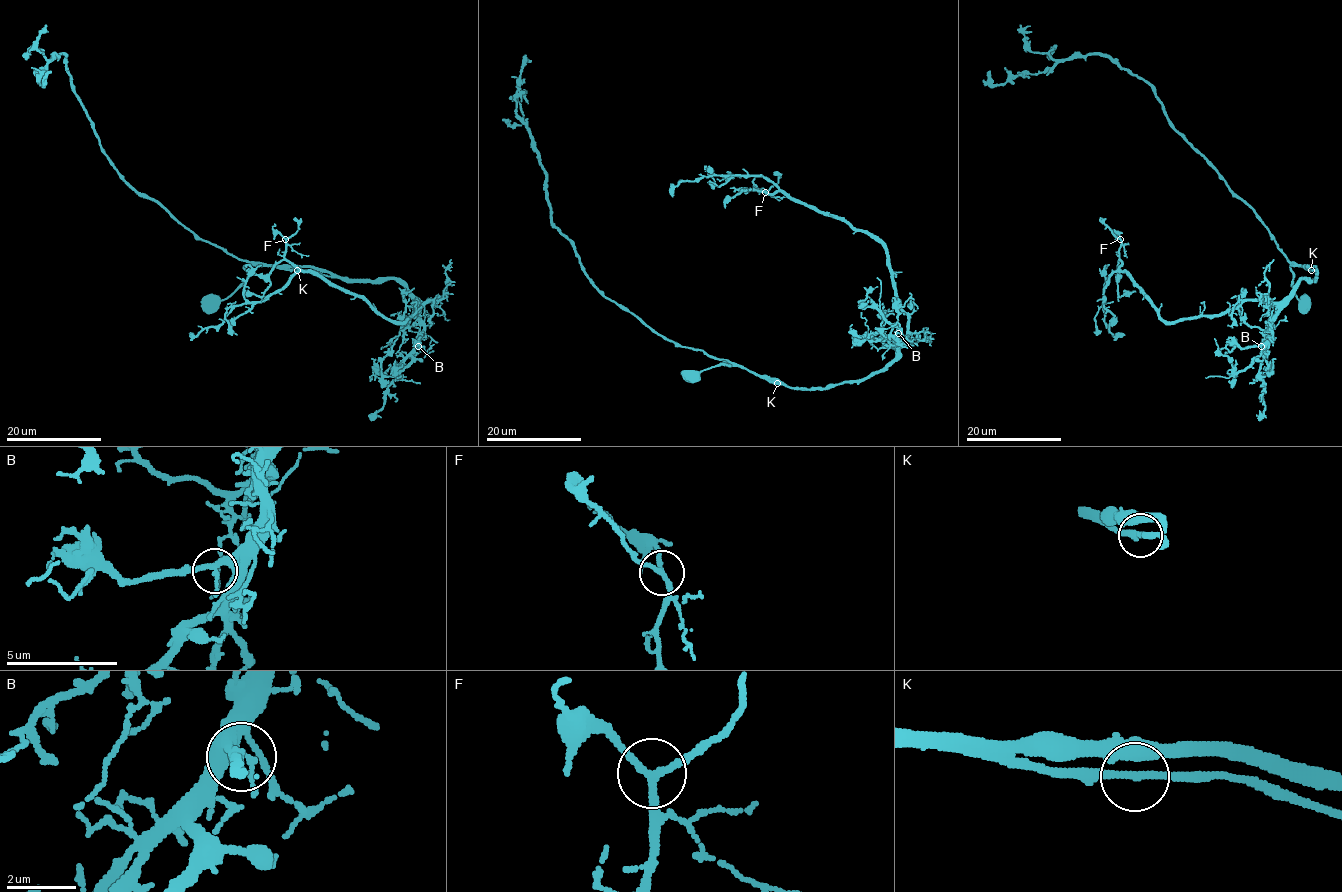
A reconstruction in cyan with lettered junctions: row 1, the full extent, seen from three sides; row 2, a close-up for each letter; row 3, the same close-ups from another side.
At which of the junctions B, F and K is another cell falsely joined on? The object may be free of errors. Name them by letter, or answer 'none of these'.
none of these

